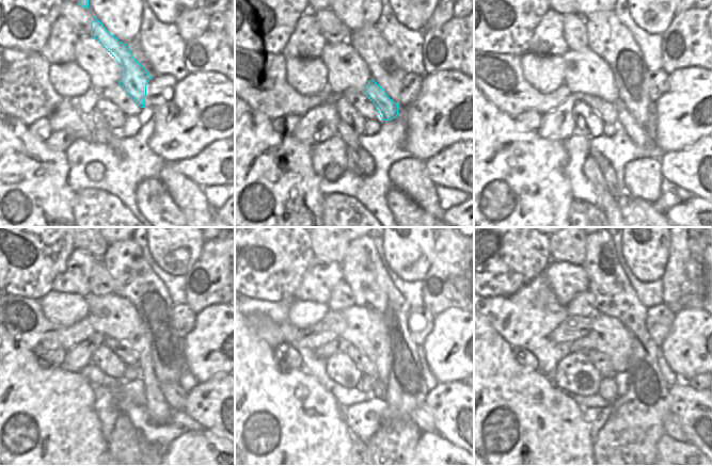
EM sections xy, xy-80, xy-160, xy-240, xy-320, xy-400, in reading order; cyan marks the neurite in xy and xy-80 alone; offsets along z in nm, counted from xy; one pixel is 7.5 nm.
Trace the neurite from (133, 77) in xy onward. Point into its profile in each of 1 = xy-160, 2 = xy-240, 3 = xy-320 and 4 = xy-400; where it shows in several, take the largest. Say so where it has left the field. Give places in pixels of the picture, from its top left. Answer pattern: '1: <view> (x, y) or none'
1: xy-160 (637, 133)
2: xy-240 (175, 396)
3: xy-320 (422, 417)
4: xy-400 (670, 424)

